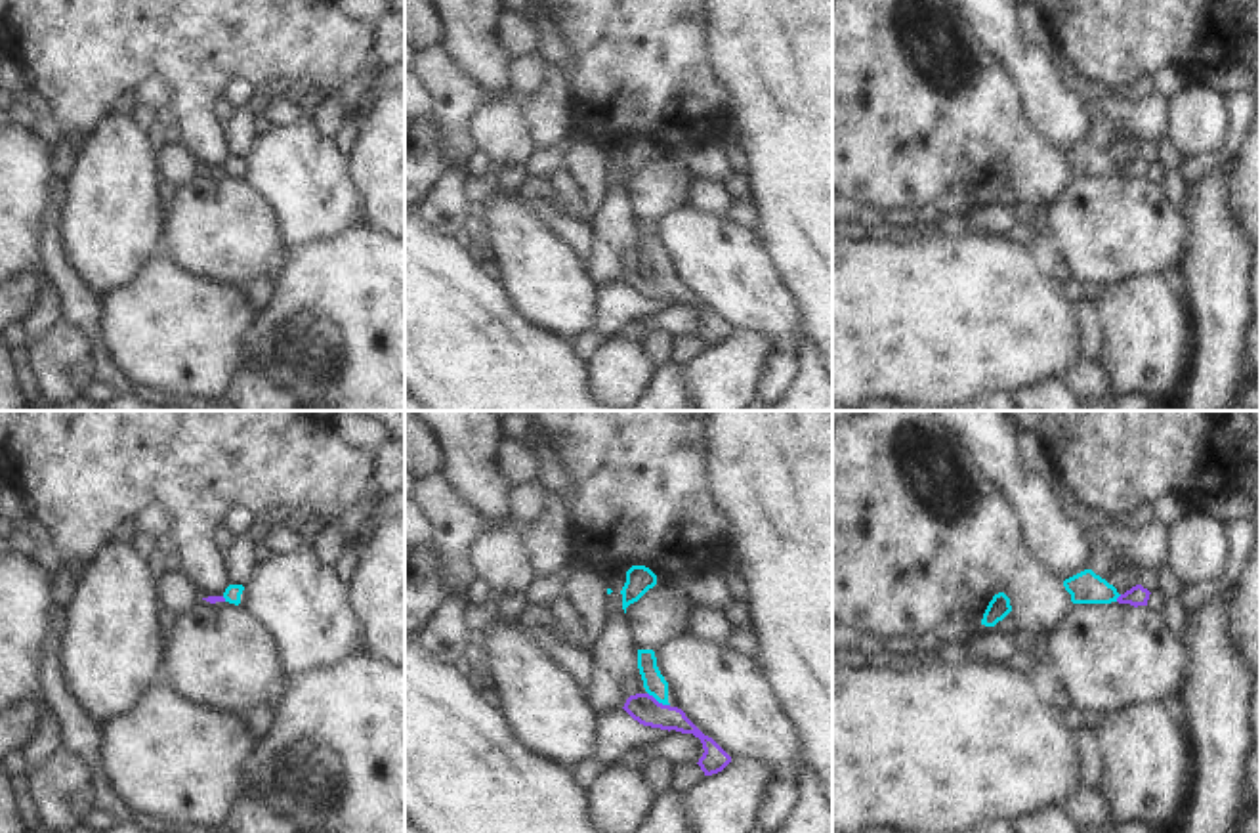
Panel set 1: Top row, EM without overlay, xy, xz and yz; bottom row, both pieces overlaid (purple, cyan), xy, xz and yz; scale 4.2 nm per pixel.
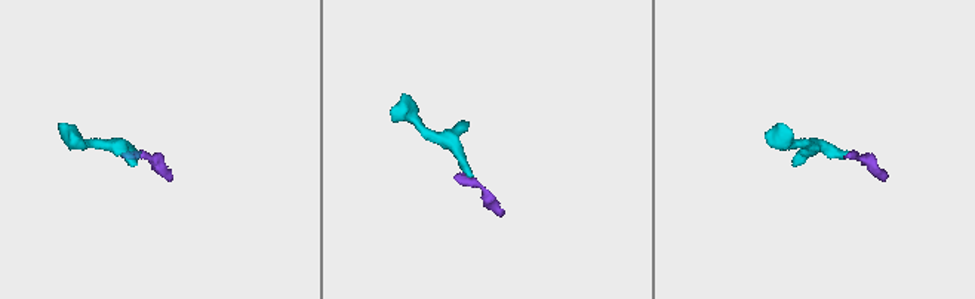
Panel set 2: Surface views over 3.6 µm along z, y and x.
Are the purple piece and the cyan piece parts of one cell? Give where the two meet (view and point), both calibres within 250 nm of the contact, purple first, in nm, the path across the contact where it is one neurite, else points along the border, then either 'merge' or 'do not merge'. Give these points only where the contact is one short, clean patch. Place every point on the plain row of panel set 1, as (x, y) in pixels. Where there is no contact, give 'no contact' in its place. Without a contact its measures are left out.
contact xz (657, 274); calibres 120 and 90 nm; way xz (646, 281), (657, 274), (653, 255); merge

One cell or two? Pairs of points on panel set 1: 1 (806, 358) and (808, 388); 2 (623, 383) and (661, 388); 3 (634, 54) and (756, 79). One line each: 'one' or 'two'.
1: one
2: two
3: two

